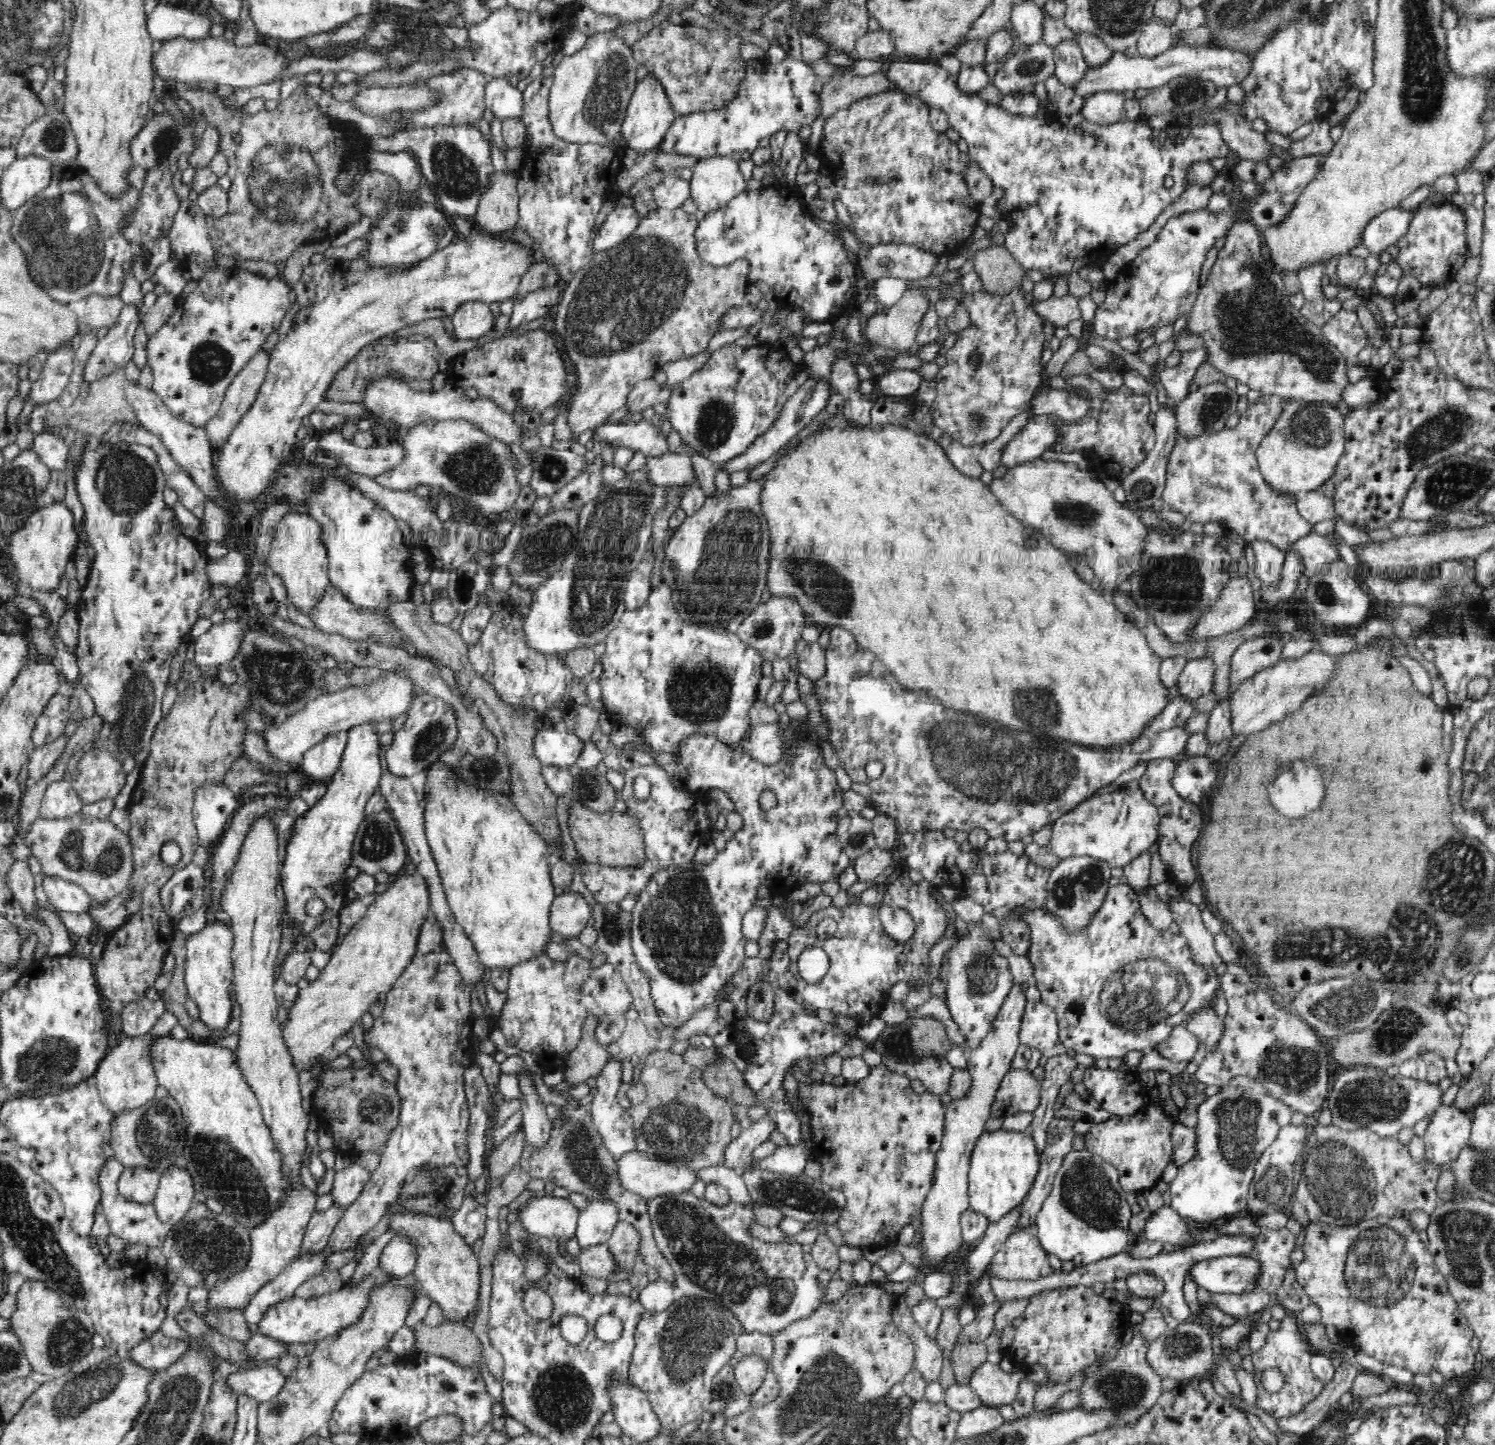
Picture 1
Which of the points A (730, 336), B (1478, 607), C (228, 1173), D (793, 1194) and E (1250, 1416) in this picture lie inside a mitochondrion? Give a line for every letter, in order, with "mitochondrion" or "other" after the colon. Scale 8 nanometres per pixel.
A: other
B: other
C: mitochondrion
D: mitochondrion
E: other

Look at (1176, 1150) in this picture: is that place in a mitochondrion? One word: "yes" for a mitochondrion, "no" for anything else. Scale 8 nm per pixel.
no

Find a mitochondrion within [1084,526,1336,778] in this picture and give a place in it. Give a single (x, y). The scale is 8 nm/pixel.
(1173, 585)

